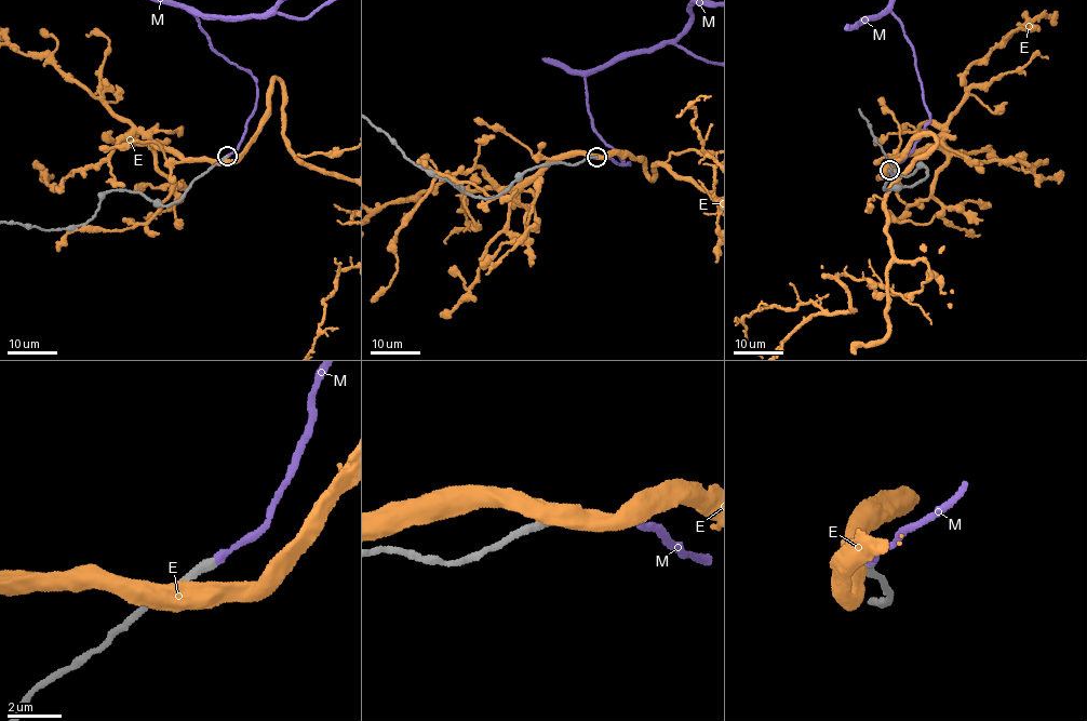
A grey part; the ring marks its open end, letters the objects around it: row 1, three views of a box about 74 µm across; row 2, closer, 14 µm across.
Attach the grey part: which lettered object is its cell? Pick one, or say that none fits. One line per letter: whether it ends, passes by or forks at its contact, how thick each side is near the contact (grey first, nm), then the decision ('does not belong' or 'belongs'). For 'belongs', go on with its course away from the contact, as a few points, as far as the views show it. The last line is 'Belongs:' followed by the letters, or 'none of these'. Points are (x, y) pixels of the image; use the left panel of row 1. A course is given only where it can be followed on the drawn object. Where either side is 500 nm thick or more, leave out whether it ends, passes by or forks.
E: calibres 240 and 550 nm; does not belong
M: it ends; calibres 360 and 280 nm; belongs
Belongs: M

